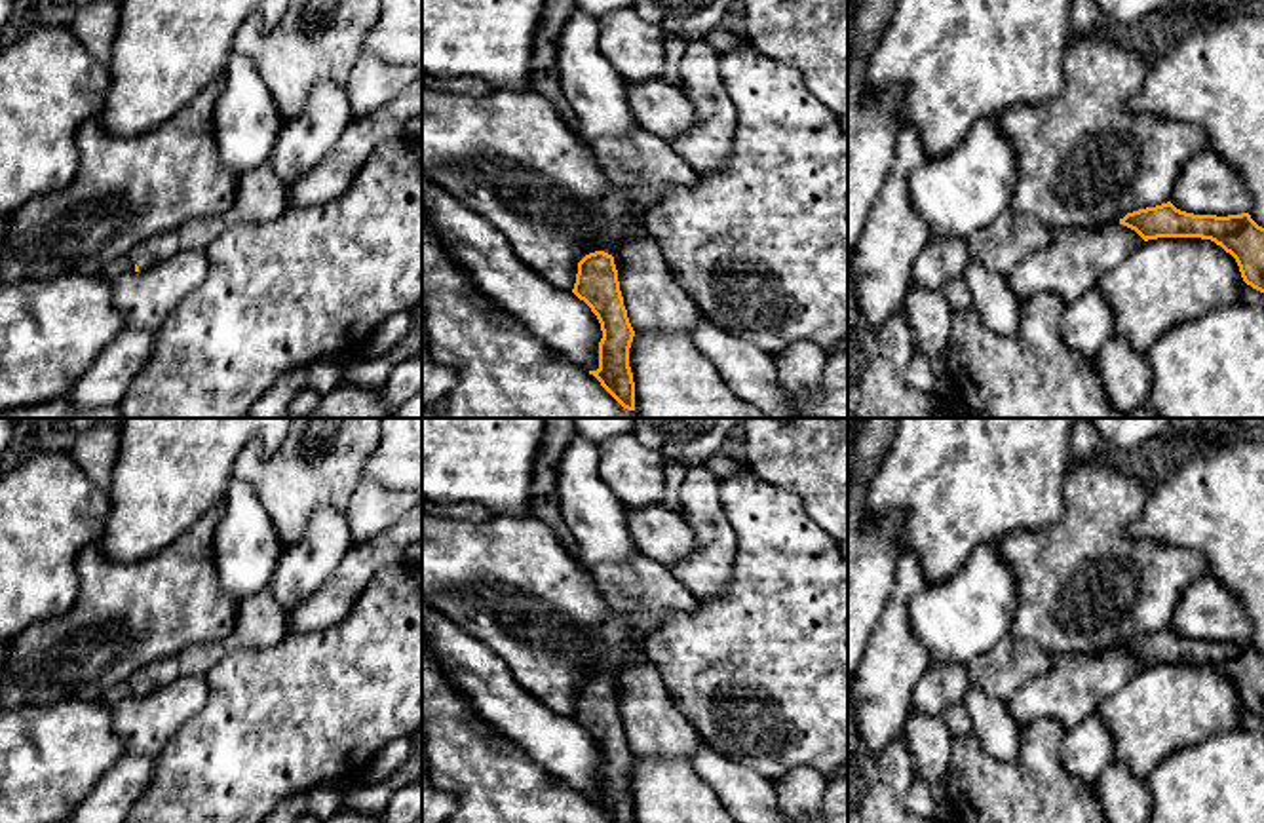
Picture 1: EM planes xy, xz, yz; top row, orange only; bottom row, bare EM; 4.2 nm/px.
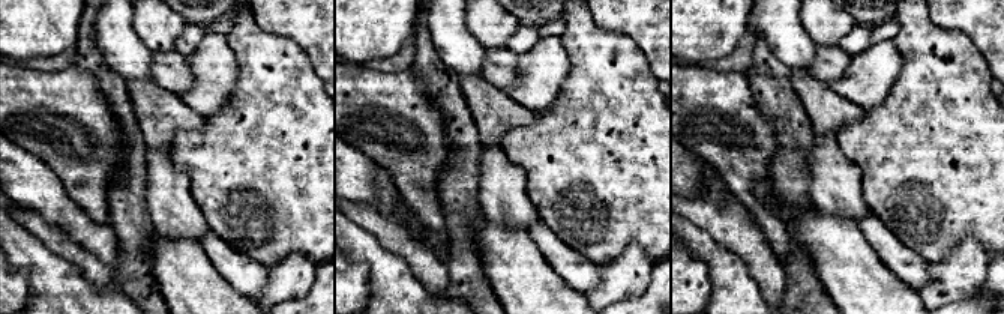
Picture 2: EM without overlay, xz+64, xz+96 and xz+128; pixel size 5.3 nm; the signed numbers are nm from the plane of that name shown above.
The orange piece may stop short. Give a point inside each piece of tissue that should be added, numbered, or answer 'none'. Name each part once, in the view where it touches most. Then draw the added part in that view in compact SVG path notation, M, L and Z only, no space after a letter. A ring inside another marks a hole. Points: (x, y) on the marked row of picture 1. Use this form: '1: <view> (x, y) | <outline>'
1: xy (164, 246) | M165 232L160 236L154 236L139 245L135 245L129 253L114 260L103 270L105 278L127 274L135 268L148 270L150 266L173 257L179 251L179 234L177 232Z

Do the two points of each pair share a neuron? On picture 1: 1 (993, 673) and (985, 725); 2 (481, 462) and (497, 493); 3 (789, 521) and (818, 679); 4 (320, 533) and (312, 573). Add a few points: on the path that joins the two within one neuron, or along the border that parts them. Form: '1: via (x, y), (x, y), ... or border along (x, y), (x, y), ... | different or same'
1: border along (1031, 681), (1004, 700), (989, 698), (970, 685) | different
2: via (489, 470), (497, 478), (497, 485) | same
3: via (789, 561), (789, 588), (804, 639) | same
4: via (320, 542), (320, 552), (312, 563) | same

